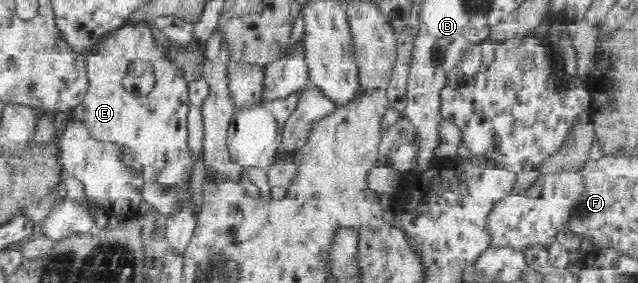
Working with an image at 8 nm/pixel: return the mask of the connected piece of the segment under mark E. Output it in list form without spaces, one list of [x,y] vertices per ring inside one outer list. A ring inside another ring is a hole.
[[[129,23],[106,33],[98,41],[95,48],[86,54],[88,89],[71,116],[80,119],[98,141],[131,148],[135,161],[143,167],[145,182],[158,183],[166,192],[172,188],[184,188],[188,192],[188,197],[182,203],[178,203],[176,209],[168,211],[165,223],[169,250],[183,253],[189,246],[198,223],[188,186],[192,167],[197,160],[189,145],[189,77],[179,64],[164,55],[165,51],[152,34],[145,24]],[[138,57],[142,61],[151,62],[154,71],[154,89],[145,96],[128,92],[122,85],[122,79],[128,73],[128,65],[134,59],[138,61]]]

